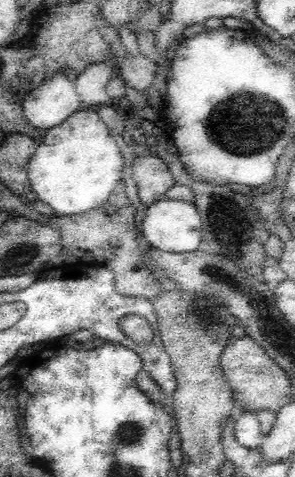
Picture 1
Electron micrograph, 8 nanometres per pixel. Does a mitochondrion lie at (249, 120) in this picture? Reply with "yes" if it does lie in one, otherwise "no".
yes

